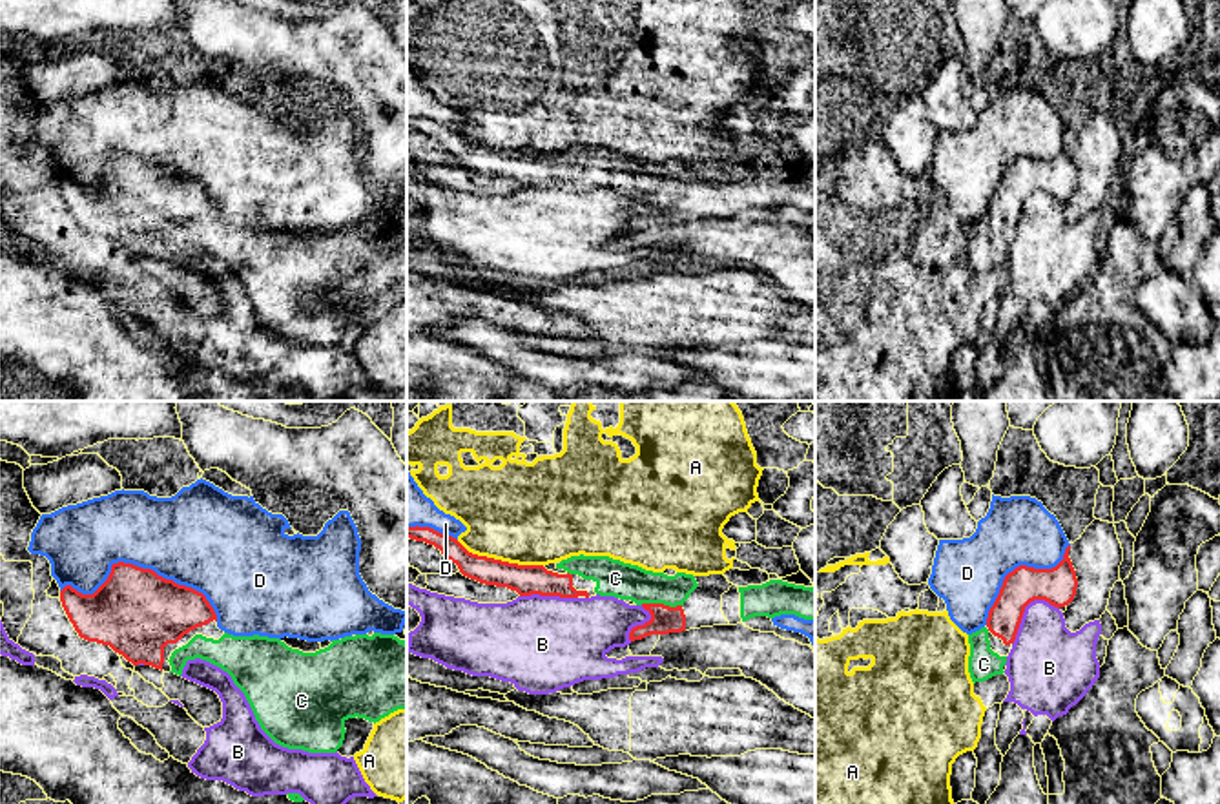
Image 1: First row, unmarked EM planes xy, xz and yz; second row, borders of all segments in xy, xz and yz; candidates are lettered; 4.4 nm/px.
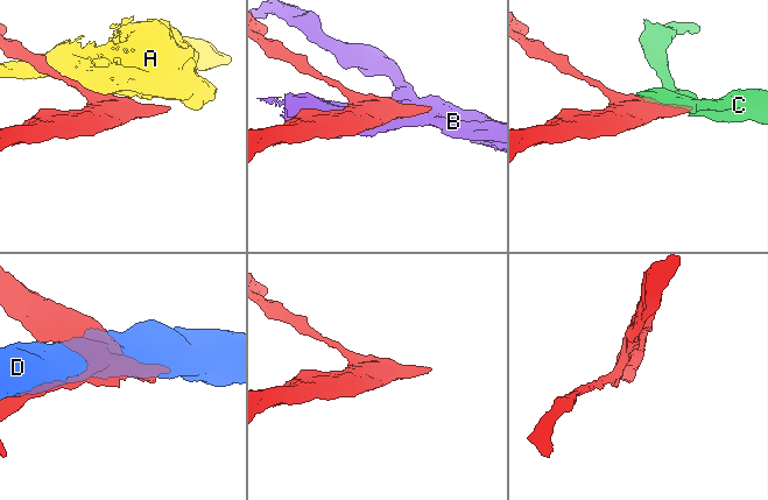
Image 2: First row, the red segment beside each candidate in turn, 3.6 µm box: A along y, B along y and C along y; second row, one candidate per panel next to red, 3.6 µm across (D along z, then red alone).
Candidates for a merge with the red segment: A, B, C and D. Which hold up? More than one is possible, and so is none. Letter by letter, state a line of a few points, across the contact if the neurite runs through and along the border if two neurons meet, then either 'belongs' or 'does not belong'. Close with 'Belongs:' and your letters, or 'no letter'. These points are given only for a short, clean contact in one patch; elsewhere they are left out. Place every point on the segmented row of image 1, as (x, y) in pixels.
A: does not belong
B: does not belong
C: belongs
D: does not belong
Belongs: C

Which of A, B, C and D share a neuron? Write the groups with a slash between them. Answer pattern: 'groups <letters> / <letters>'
groups A / B / C / D

